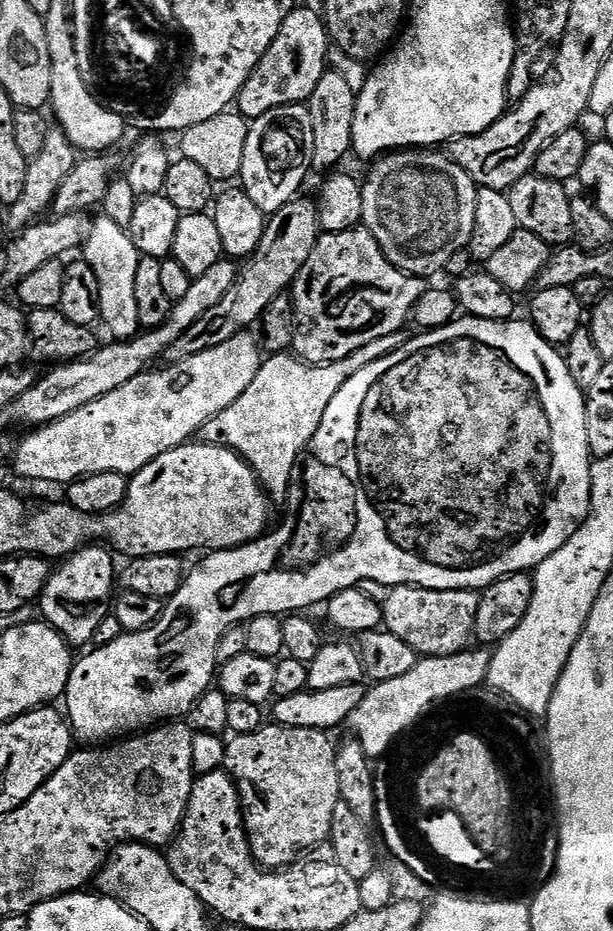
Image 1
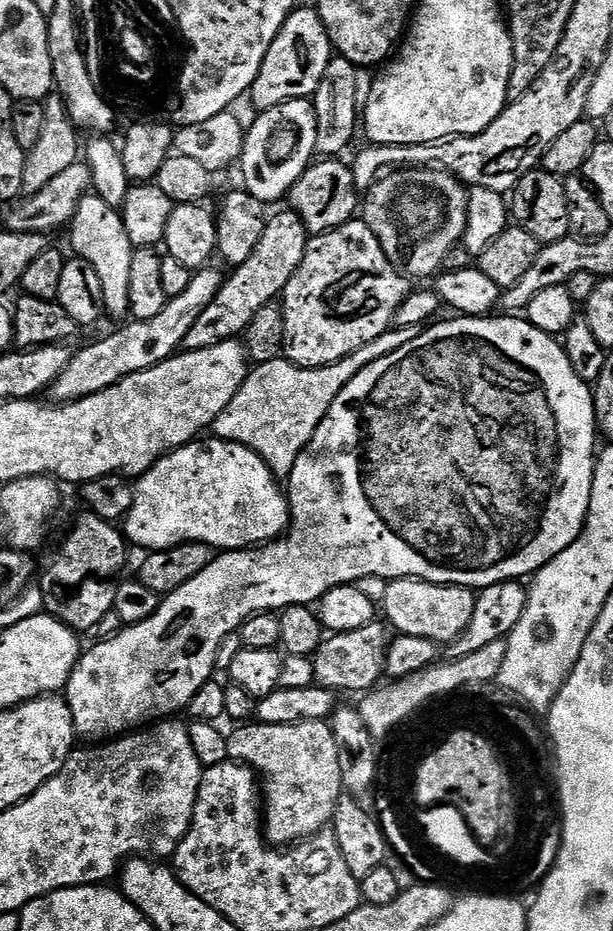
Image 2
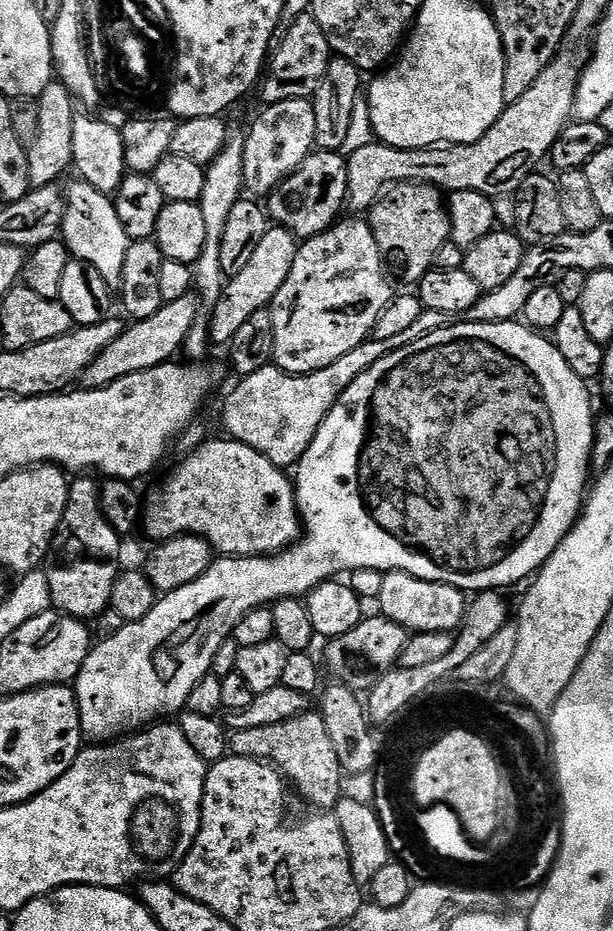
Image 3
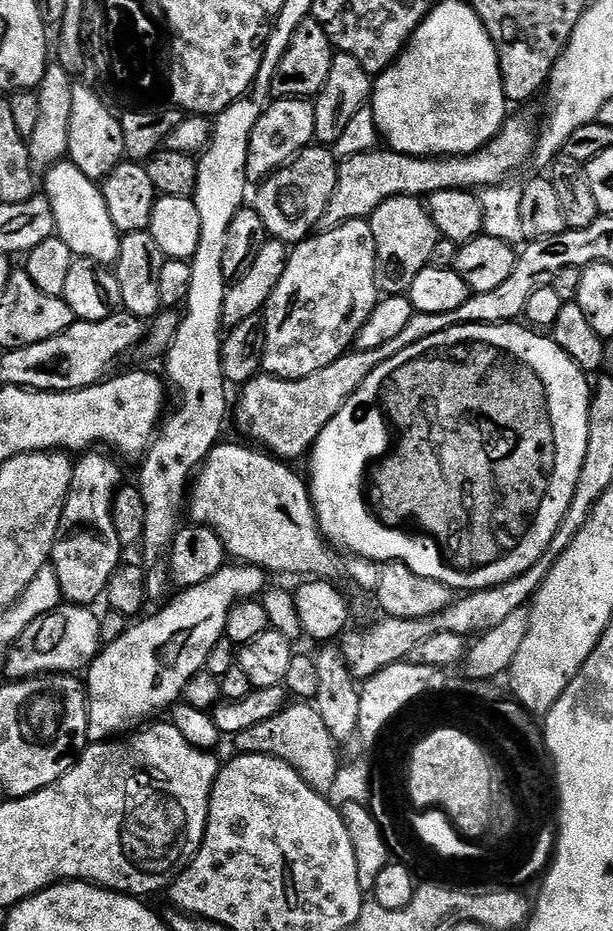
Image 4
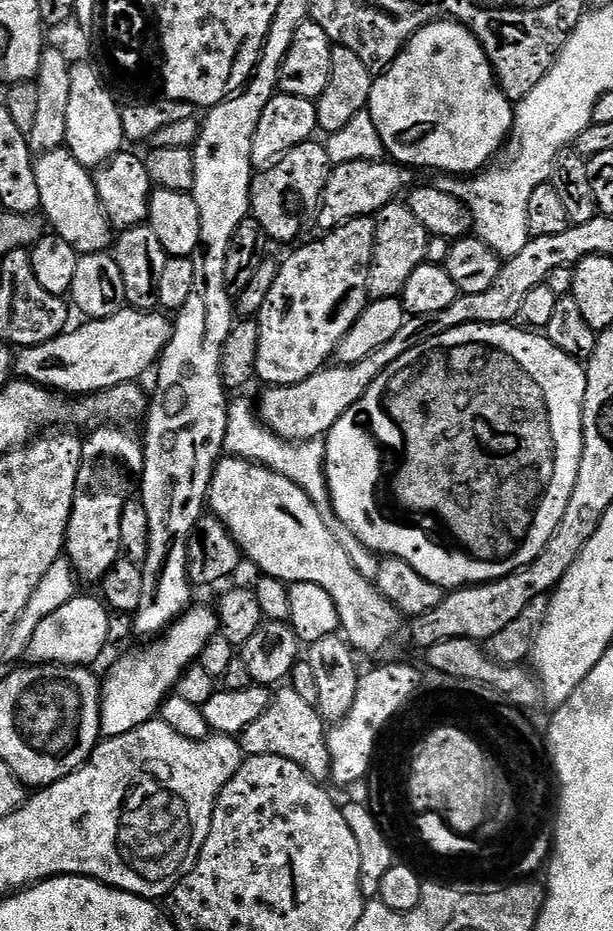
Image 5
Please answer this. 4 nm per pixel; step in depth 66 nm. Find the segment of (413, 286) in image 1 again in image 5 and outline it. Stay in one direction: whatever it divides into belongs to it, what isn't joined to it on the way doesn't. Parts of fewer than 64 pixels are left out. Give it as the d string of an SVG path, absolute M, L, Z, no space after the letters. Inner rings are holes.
M375 219L351 220L319 238L313 244L301 243L301 248L277 267L274 286L262 302L256 363L256 380L261 385L297 384L319 372L335 357L336 347L370 303L368 275L376 245Z

